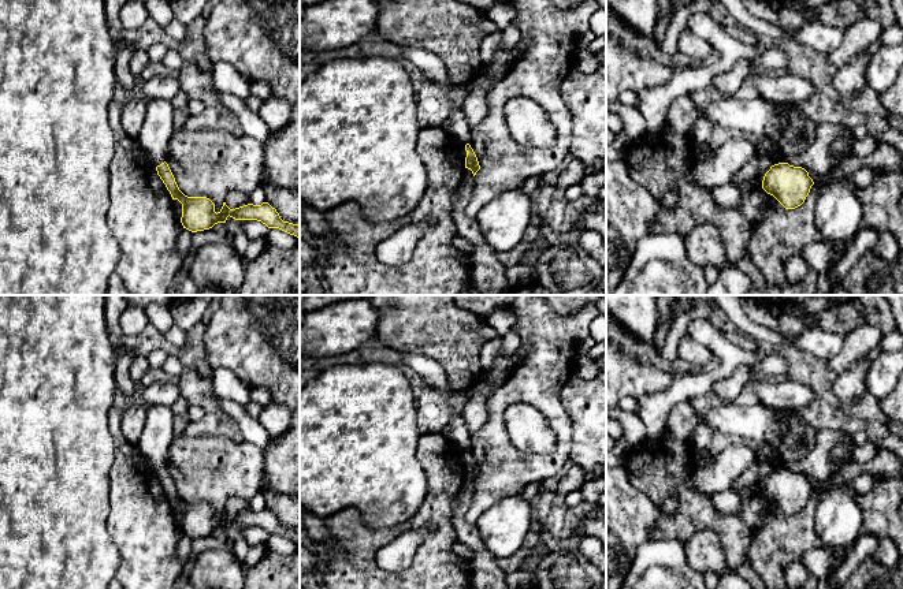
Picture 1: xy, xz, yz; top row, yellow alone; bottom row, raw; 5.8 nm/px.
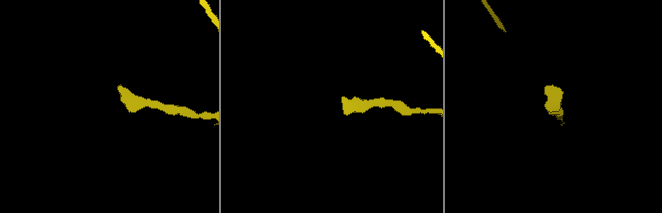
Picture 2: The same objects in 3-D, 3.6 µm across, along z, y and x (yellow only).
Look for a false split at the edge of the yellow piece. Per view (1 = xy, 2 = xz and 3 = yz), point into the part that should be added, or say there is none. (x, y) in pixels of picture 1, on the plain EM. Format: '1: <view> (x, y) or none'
1: none
2: none
3: none

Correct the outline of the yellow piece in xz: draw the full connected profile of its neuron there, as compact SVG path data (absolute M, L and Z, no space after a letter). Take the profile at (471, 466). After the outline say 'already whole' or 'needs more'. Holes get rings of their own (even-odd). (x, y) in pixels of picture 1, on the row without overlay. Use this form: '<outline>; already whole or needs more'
M469 450L465 451L465 456L467 456L467 463L465 463L465 474L471 476L473 482L476 481L476 478L480 476L477 463L473 458L473 455L471 454Z; already whole

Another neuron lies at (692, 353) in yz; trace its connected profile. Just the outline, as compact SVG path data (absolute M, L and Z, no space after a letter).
M688 333L683 336L679 344L679 358L694 368L694 372L707 370L717 357L703 344L694 340Z

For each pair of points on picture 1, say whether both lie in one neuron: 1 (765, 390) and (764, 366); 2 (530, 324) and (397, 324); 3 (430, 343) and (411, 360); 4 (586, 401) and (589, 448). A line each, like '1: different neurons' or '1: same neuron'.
1: different neurons
2: different neurons
3: different neurons
4: same neuron

